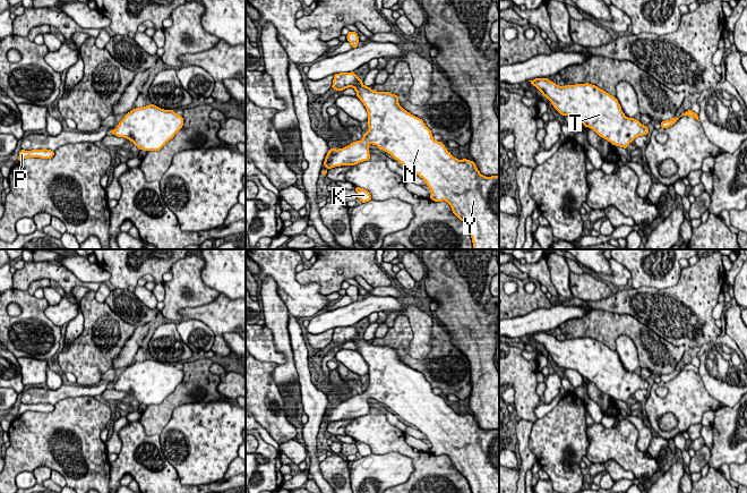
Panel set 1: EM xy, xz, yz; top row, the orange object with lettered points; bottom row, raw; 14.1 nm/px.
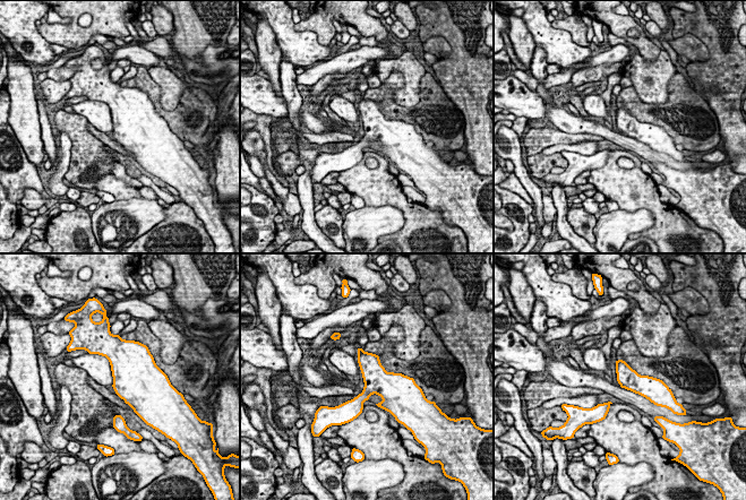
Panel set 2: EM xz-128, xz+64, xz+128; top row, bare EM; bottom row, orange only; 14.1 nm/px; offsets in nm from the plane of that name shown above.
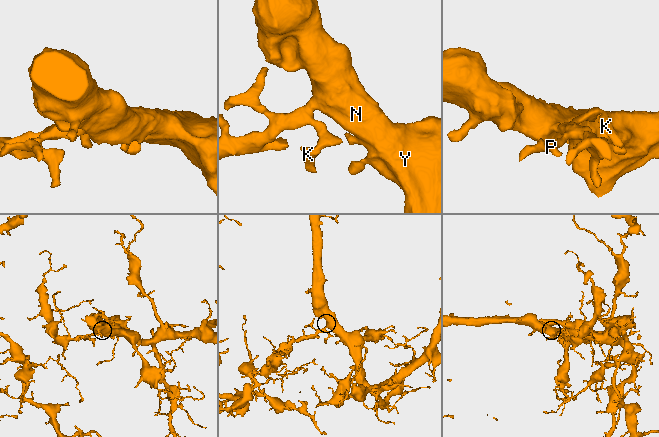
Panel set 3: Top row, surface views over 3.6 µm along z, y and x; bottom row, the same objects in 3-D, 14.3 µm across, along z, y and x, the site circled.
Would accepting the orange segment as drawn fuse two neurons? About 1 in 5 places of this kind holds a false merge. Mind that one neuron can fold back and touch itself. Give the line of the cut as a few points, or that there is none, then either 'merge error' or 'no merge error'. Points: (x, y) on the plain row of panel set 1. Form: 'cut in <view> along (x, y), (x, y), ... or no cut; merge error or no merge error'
no cut; no merge error

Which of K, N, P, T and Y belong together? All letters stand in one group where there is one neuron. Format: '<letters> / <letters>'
K N P T Y

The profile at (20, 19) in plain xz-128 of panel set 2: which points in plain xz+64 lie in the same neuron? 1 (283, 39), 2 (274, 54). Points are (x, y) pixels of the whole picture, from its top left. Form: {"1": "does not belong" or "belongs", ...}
{"1": "belongs", "2": "does not belong"}

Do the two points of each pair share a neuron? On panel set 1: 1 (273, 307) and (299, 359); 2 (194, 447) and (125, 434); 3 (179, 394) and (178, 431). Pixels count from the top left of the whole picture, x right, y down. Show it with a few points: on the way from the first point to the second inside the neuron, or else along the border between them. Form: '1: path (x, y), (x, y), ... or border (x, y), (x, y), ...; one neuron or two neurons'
1: border (288, 316), (288, 333), (295, 368); two neurons
2: border (159, 435), (162, 453), (171, 465); two neurons
3: border (205, 401), (179, 405), (163, 427); two neurons

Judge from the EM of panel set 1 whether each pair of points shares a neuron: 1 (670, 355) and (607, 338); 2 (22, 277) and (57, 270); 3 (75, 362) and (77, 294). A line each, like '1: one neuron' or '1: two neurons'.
1: one neuron
2: one neuron
3: two neurons

